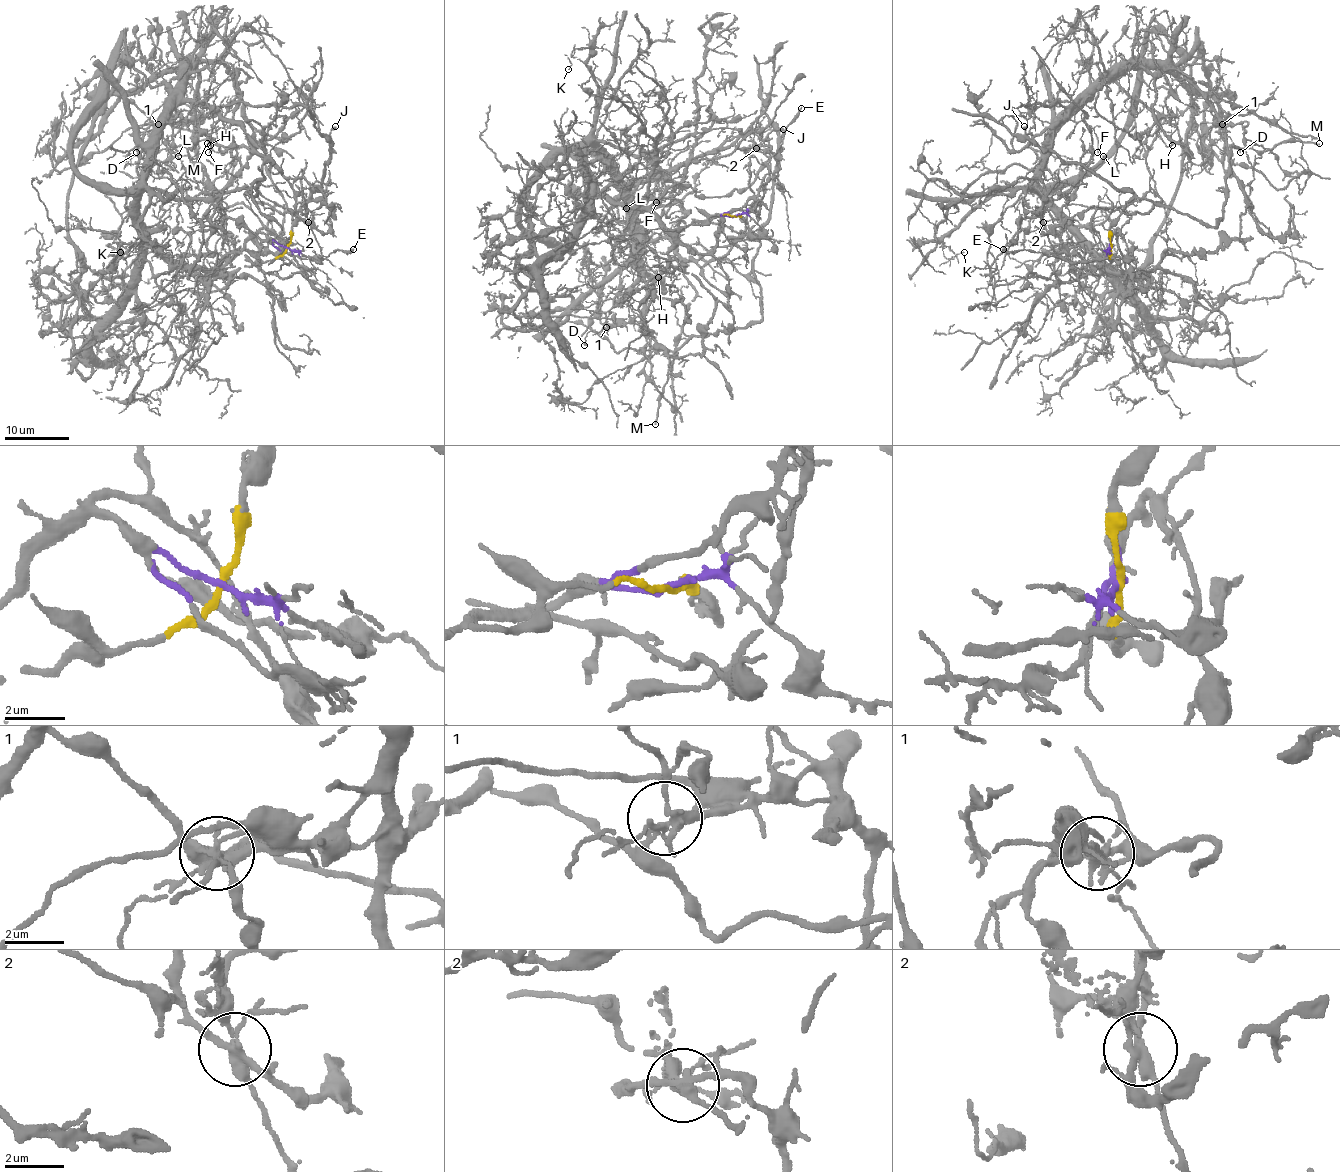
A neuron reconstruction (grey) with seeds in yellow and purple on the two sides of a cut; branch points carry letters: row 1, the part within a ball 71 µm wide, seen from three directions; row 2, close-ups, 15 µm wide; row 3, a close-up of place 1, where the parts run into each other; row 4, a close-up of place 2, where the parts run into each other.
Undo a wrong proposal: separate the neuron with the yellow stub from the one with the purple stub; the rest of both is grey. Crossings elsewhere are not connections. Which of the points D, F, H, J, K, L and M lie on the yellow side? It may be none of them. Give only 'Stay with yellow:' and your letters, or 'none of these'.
Stay with yellow: J, M

